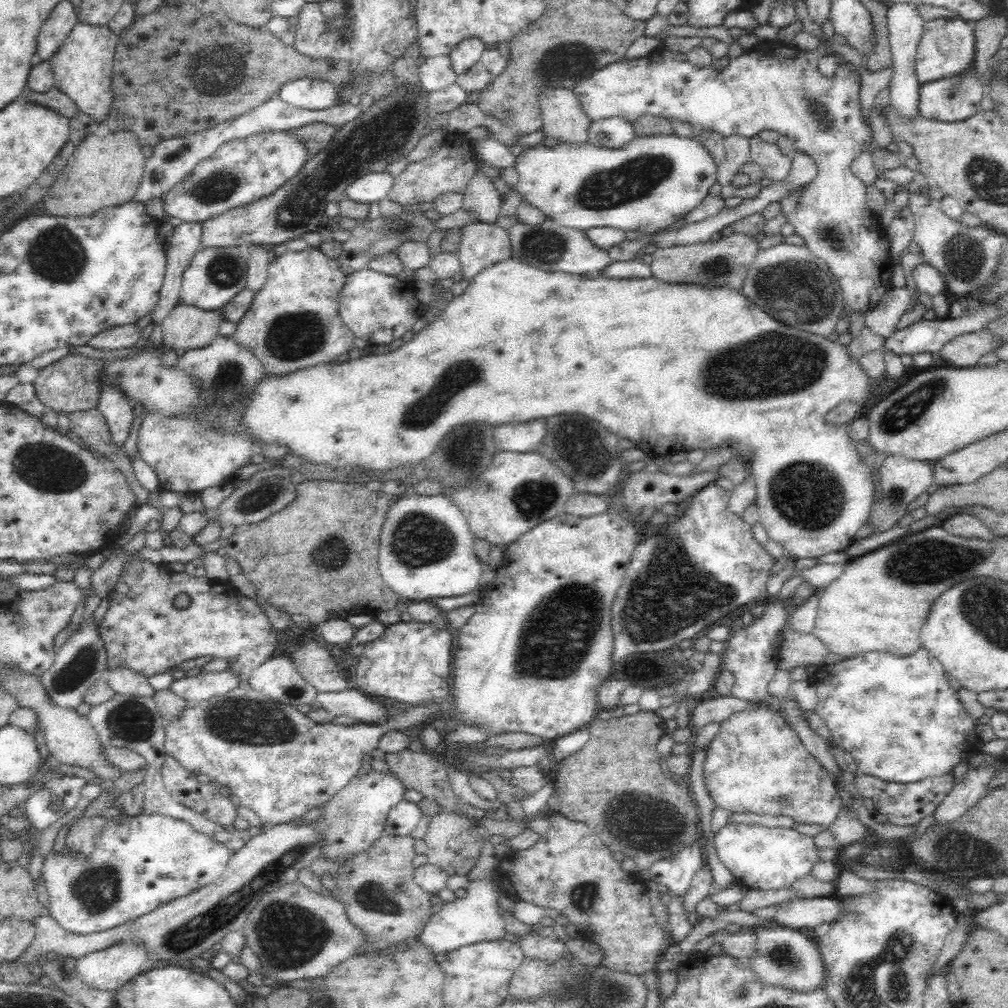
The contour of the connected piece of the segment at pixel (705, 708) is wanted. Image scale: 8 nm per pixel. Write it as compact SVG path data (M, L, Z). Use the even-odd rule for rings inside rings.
M726 696L726 698L712 698L708 702L699 702L690 714L690 727L702 728L712 722L722 724L724 720L730 720L736 712L748 712L754 710L753 705L742 700Z

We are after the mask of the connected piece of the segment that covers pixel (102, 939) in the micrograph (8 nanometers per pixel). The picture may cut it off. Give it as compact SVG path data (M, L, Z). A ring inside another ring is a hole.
M318 820L311 824L291 821L267 826L258 835L251 836L240 850L232 852L224 872L212 884L169 900L156 910L120 926L87 935L76 934L65 931L49 914L41 914L33 920L37 931L32 944L15 962L22 967L36 964L47 956L47 952L78 960L89 952L102 950L122 940L135 940L143 944L149 962L166 960L178 964L182 960L200 957L204 950L220 942L229 932L242 931L250 911L259 903L262 895L285 884L295 883L300 871L308 869L322 856Z

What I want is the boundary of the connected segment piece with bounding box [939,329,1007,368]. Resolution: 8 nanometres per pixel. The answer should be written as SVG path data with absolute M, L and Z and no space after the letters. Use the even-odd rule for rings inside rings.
M984 329L954 338L943 347L939 355L953 367L968 368L978 364L985 354L996 355L996 351L1006 344L1006 341L1000 341L992 331Z

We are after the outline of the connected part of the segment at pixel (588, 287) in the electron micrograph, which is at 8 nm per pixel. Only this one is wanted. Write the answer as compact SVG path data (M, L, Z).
M513 257L508 258L507 260L502 260L496 262L494 265L484 268L479 274L476 274L472 280L470 280L466 289L458 296L454 296L446 308L442 308L436 318L432 322L428 323L423 330L420 330L417 334L414 335L412 340L406 342L398 348L398 350L386 352L380 355L363 355L360 358L349 358L343 362L334 362L332 361L332 366L330 364L314 364L314 366L308 366L308 368L300 368L296 372L290 372L290 374L264 374L256 388L254 388L254 394L250 396L250 402L248 408L244 406L242 412L244 416L240 418L242 422L242 432L244 434L250 434L252 439L262 443L262 446L265 444L286 444L285 447L289 448L288 452L296 454L298 457L304 458L307 462L312 465L325 466L331 468L334 471L345 471L345 472L355 472L358 473L361 470L366 471L376 471L381 472L382 470L408 470L410 464L417 465L422 461L426 460L428 456L433 455L437 451L437 446L440 444L440 440L446 438L448 432L452 432L454 428L458 428L460 424L472 424L472 422L488 422L492 426L500 426L500 424L506 424L506 422L528 422L528 420L534 420L534 418L545 418L549 416L554 416L554 414L570 414L570 412L578 412L578 414L584 414L588 418L595 420L600 423L604 428L608 429L612 434L616 435L618 438L628 438L632 442L636 442L637 446L642 449L647 455L652 456L671 456L674 452L690 451L696 450L697 448L702 448L705 451L707 449L724 447L727 445L733 445L741 449L751 449L752 450L752 460L751 472L754 477L754 485L756 485L756 504L758 505L760 520L759 524L762 525L766 534L768 535L769 540L781 544L783 550L786 550L789 554L791 560L797 560L799 558L817 558L824 554L828 554L834 551L844 551L848 546L853 544L856 540L856 535L860 527L867 522L870 516L871 508L873 507L874 492L878 489L876 483L880 482L880 470L879 474L874 474L874 470L878 468L872 468L868 466L865 460L860 457L860 454L857 451L856 445L857 442L854 442L849 435L849 422L846 424L830 424L826 419L826 413L838 404L842 400L853 400L858 402L858 404L863 404L866 400L876 396L880 392L880 388L872 387L866 373L860 369L858 361L850 361L848 359L848 349L842 346L842 344L836 344L830 342L828 338L821 338L814 334L809 334L808 332L802 332L787 326L780 321L774 320L770 315L766 314L764 310L758 308L754 303L750 304L750 300L746 300L741 292L738 292L734 289L728 287L714 287L708 288L708 286L700 286L694 284L668 284L666 282L655 280L654 278L640 278L640 279L630 279L622 280L620 278L602 278L597 276L595 278L584 278L580 275L572 275L562 272L547 272L542 270L537 270L532 266L526 265L524 262L518 261Z

